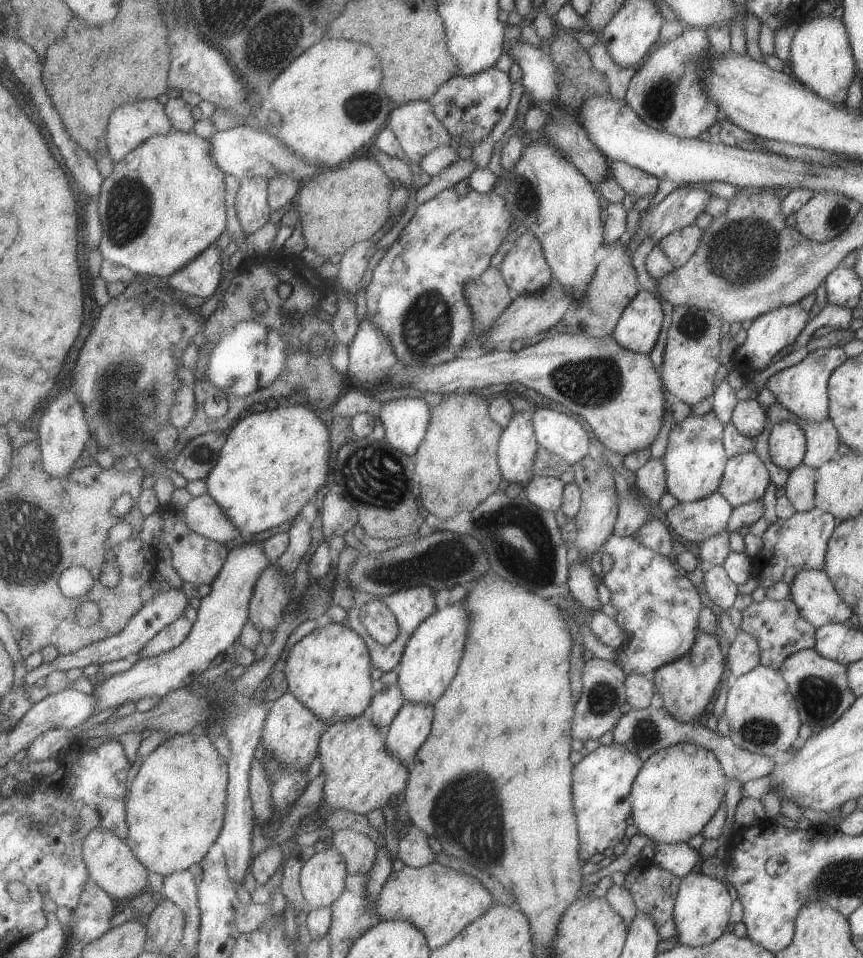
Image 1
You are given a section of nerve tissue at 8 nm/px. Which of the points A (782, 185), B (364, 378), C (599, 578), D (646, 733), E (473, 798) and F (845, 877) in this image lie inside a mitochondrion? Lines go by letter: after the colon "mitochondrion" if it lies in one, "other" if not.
A: other
B: other
C: other
D: mitochondrion
E: mitochondrion
F: mitochondrion

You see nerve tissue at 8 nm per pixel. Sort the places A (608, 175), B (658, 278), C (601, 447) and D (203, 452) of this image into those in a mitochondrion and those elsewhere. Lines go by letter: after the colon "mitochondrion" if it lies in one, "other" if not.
A: other
B: other
C: other
D: mitochondrion

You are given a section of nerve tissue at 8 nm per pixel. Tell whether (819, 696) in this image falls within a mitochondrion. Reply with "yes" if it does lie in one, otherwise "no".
yes

